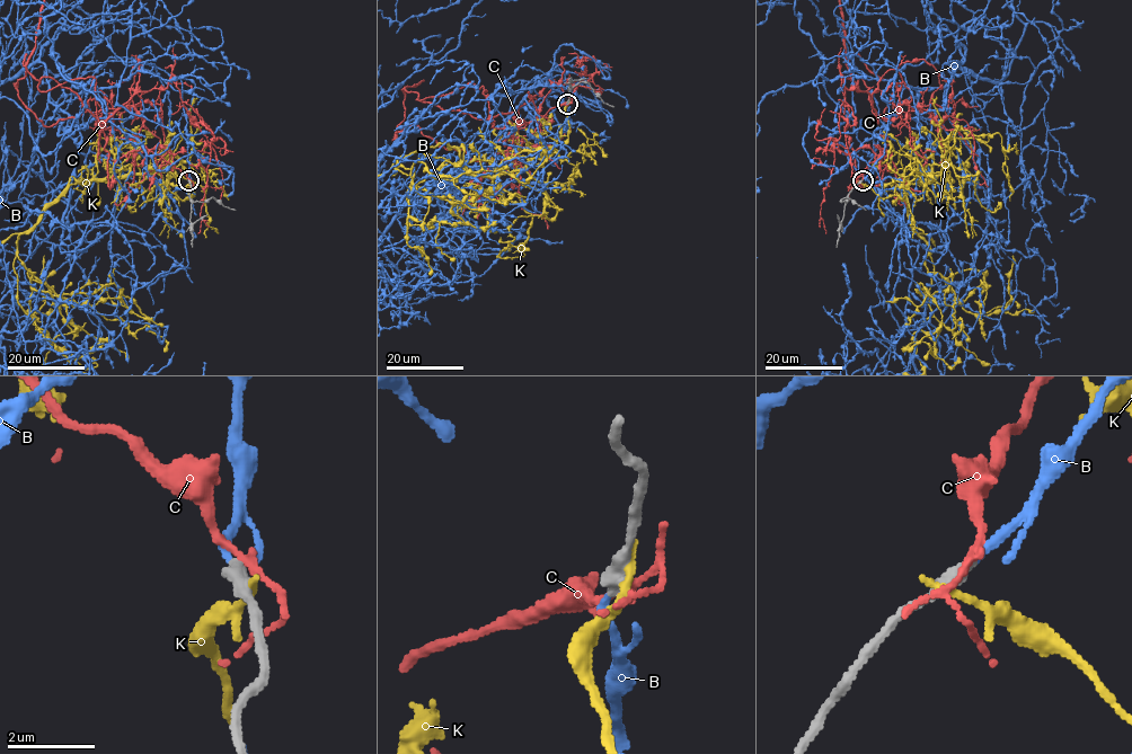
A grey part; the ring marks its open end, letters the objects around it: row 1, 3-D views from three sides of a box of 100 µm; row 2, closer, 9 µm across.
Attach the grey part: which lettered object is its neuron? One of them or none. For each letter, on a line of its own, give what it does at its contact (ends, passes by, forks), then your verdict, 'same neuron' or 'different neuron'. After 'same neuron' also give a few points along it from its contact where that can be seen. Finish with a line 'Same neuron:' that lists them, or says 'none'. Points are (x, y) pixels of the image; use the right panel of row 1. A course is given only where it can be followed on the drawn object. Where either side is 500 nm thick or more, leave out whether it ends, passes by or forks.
B: it ends | same neuron
C: it passes by | different neuron
K: it ends | different neuron
Same neuron: B

